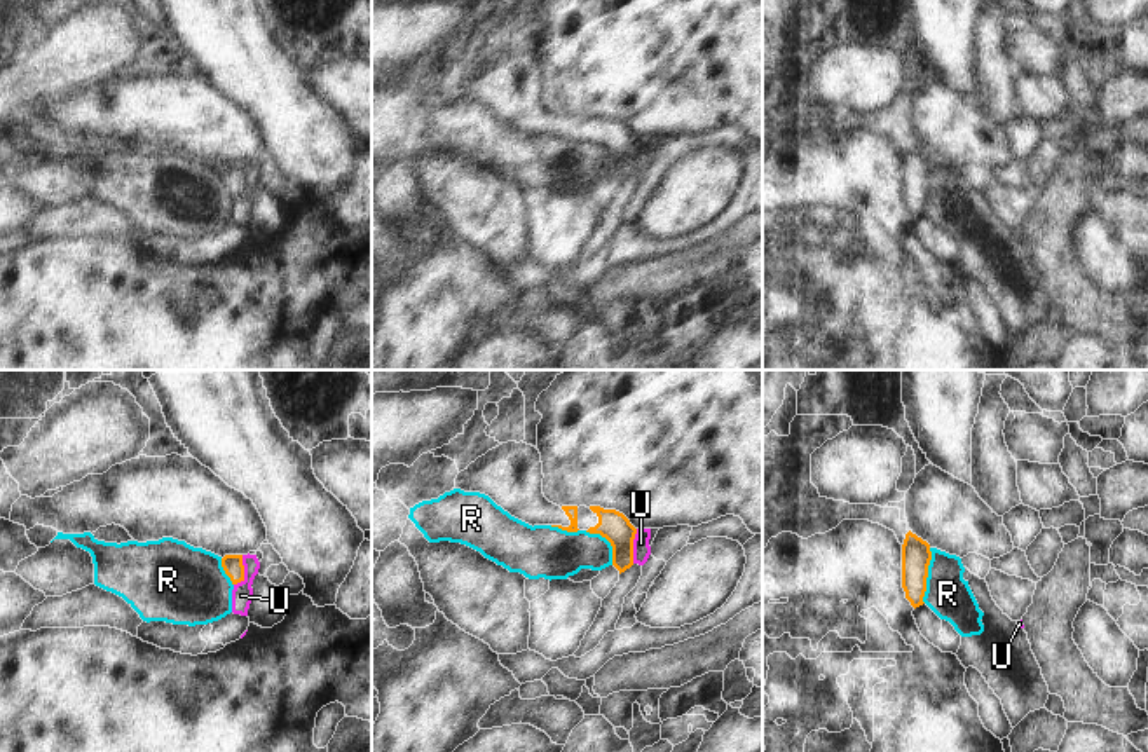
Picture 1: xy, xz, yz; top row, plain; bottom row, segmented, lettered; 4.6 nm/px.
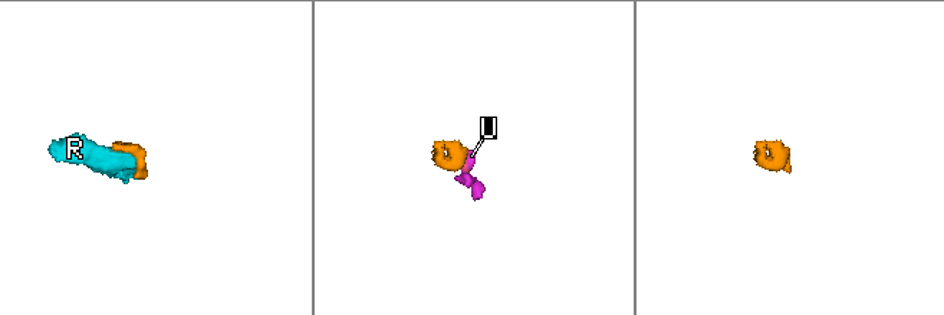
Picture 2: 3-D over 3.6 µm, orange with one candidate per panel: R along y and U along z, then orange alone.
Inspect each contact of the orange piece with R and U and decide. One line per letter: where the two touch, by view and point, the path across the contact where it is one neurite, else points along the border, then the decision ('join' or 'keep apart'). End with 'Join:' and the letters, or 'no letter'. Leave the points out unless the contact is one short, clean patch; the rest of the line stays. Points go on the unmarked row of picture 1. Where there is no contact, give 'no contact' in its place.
R: contact yz (927, 185); keep apart
U: contact xy (243, 180); border xy (243, 164), (243, 187), (234, 194); keep apart
Join: no letter

